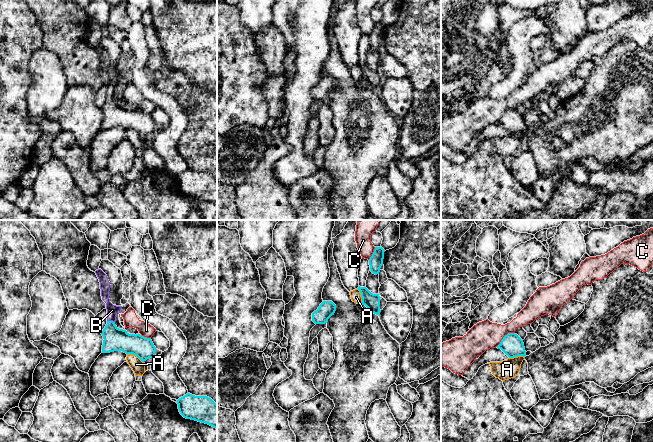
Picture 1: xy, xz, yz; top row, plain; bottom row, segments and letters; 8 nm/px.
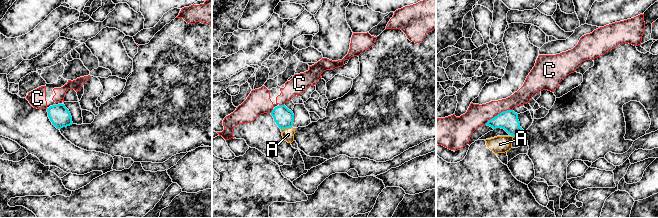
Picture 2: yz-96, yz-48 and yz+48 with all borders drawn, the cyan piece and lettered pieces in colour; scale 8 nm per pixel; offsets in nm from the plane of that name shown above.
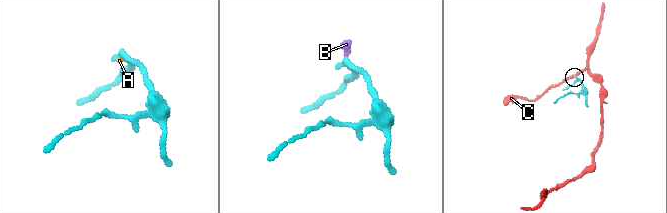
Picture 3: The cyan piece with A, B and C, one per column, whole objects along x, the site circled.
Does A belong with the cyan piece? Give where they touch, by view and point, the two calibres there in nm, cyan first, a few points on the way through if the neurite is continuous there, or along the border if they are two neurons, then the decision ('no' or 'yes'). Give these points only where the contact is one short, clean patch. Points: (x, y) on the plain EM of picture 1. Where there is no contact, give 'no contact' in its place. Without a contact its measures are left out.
contact xy (135, 130); calibres 190 and 100 nm; border xy (127, 129), (136, 131), (143, 138); no

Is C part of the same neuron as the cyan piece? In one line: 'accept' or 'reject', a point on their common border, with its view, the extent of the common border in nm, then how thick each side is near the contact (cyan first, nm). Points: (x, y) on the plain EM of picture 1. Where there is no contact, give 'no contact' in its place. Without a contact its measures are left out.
reject | yz (504, 112) | 190 nm | 180/220 nm

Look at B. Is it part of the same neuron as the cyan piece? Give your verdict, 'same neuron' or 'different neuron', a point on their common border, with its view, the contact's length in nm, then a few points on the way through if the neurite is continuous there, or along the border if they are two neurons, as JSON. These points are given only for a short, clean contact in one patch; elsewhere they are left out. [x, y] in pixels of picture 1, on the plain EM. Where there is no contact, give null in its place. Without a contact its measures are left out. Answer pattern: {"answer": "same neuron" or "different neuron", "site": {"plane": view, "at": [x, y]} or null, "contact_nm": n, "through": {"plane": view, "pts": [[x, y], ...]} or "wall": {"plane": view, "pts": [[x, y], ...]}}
{"answer": "same neuron", "site": {"plane": "xy", "at": [111, 97]}, "contact_nm": 70, "through": {"plane": "xy", "pts": [[115, 115], [111, 110], [111, 97], [112, 86]]}}

